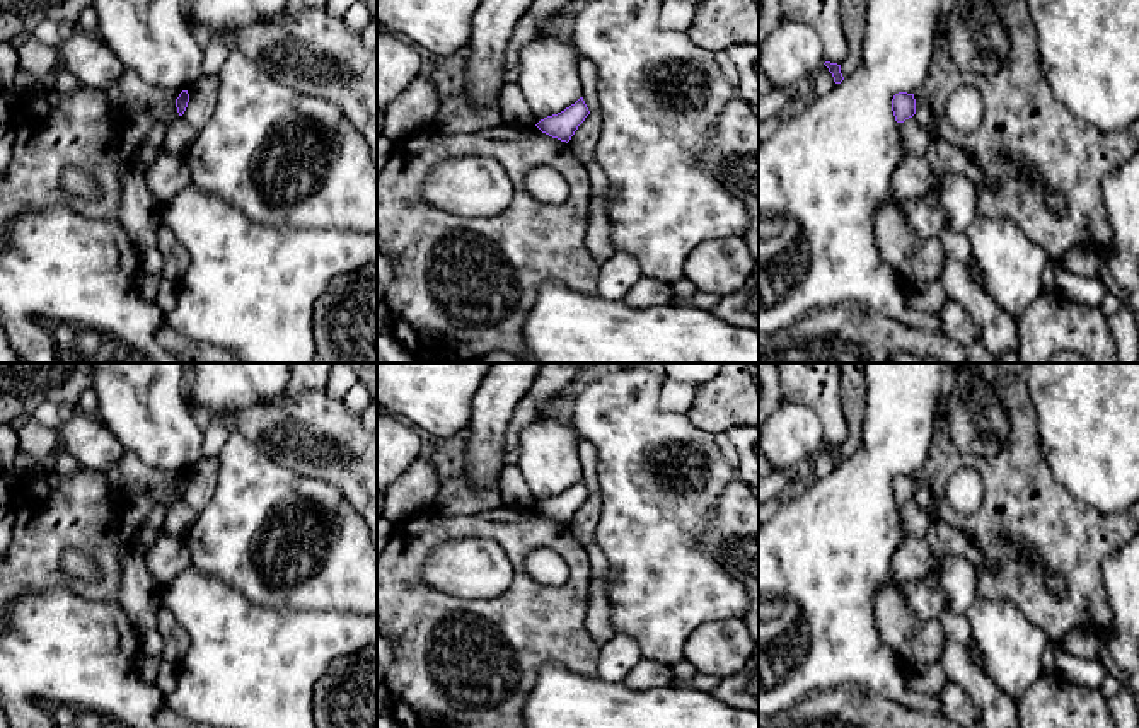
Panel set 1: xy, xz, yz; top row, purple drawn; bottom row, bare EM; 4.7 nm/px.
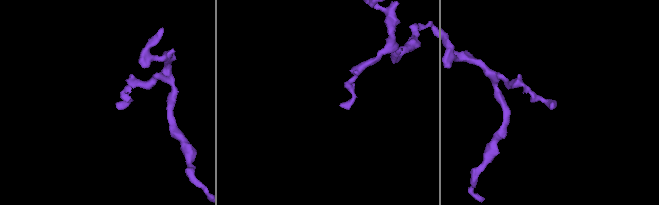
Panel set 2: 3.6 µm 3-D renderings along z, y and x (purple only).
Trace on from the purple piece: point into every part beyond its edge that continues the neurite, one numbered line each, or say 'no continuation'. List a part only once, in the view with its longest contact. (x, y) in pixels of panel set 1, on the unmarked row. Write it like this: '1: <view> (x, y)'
no continuation

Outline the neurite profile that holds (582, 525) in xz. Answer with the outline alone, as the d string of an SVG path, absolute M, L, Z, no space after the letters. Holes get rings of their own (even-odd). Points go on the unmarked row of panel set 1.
M600 493L590 494L578 508L571 522L568 523L576 542L583 547L595 542L595 527L600 518L602 498Z

